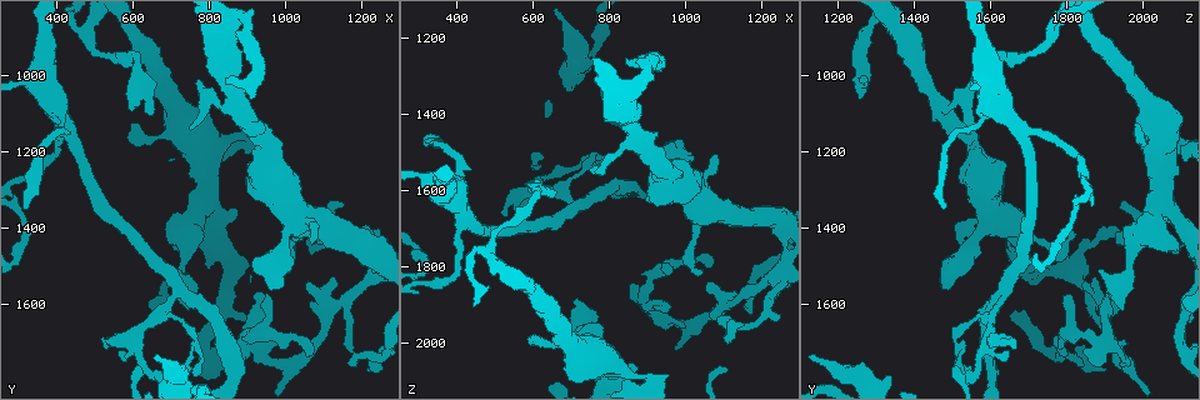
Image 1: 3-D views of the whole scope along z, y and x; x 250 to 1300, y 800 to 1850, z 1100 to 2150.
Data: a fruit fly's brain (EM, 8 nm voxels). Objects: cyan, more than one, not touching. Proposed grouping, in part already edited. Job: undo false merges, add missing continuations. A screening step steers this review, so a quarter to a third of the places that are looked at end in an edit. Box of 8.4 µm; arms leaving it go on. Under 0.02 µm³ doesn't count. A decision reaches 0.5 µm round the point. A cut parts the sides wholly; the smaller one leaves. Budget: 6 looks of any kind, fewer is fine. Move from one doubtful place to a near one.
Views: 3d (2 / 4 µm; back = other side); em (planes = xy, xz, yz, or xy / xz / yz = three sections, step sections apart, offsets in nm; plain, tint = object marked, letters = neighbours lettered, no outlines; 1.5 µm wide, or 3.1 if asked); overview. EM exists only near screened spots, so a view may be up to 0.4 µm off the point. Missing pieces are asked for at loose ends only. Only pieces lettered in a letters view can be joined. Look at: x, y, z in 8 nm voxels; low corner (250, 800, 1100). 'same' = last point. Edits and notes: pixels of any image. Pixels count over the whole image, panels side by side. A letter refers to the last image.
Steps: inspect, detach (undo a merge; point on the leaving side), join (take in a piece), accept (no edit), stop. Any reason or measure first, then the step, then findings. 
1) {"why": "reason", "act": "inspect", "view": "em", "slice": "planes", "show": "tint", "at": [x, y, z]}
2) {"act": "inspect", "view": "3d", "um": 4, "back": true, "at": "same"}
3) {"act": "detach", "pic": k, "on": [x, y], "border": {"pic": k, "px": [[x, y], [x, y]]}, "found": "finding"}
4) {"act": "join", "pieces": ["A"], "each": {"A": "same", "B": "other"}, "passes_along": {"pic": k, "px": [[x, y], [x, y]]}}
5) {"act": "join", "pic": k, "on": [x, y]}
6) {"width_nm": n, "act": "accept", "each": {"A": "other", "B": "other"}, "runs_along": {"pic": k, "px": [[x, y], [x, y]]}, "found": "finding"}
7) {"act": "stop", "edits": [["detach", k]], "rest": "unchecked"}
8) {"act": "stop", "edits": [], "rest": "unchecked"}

{"why": "calibre changes", "act": "inspect", "view": "em", "slice": "planes", "show": "plain", "at": [715, 1570, 1640]}

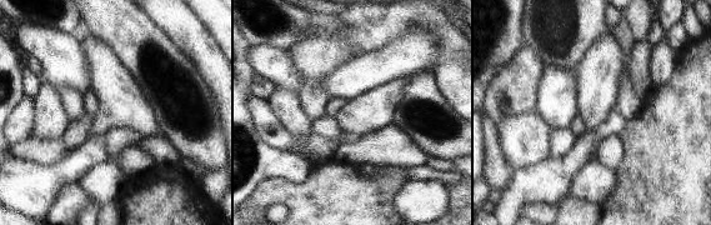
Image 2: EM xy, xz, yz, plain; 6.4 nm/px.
{"act": "inspect", "view": "em", "slice": "planes", "show": "letters", "at": "same"}

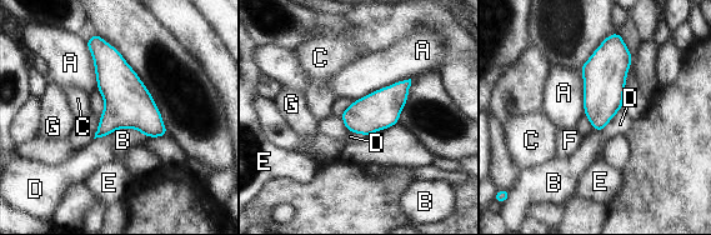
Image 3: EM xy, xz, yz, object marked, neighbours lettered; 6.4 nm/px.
{"act": "accept", "each": {"A": "other", "B": "other", "C": "other", "D": "other", "E": "other", "F": "other", "G": "other"}, "found": "continuous, no second neuron"}

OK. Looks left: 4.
{"why": "branch stops here", "act": "inspect", "view": "3d", "um": 4, "at": [600, 1125, 1985]}

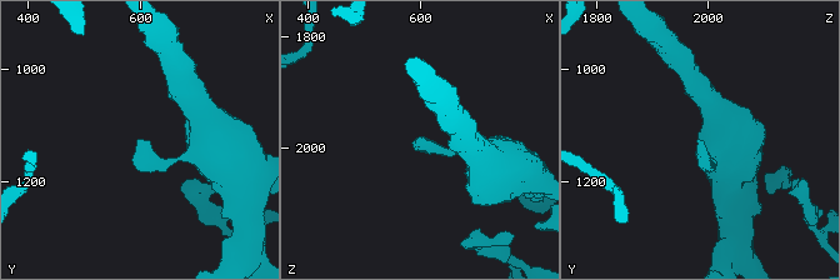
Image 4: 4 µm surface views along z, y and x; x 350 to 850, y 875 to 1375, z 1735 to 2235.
{"why": "now the EM", "act": "inspect", "view": "em", "slice": "xz", "step": 8, "show": "tint", "at": [605, 1120, 1985]}

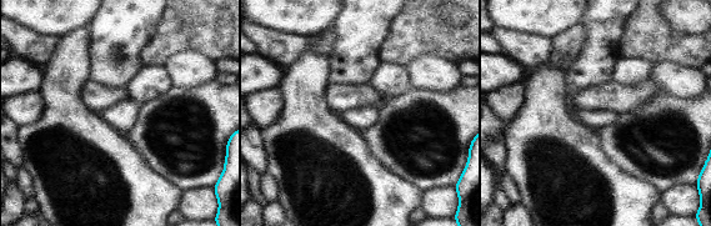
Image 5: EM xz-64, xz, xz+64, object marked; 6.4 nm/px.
{"act": "inspect", "view": "em", "slice": "planes", "show": "letters", "at": "same"}

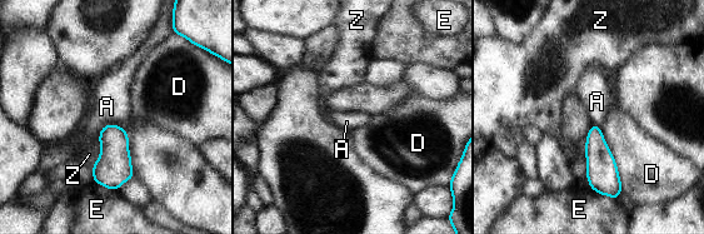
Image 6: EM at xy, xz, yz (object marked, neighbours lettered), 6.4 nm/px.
{"act": "accept", "each": {"A": "other", "D": "other", "E": "other", "Z": "other"}, "border": {"pic": 6, "px": [[118, 124], [106, 124], [98, 135]]}, "found": "no lettered piece goes on from it"}

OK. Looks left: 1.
{"act": "stop", "edits": [], "rest": "unchecked"}

